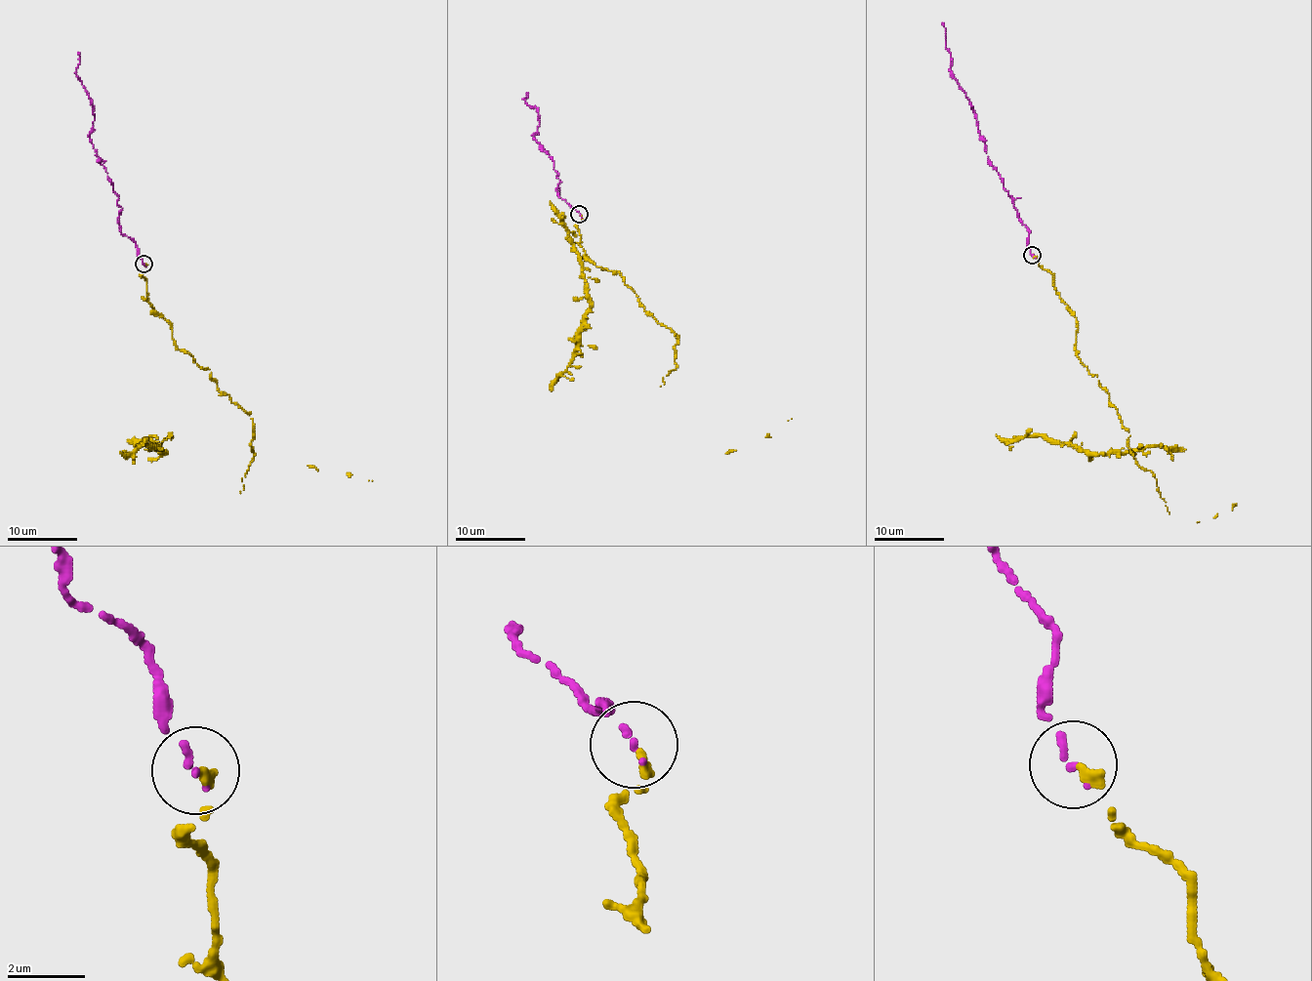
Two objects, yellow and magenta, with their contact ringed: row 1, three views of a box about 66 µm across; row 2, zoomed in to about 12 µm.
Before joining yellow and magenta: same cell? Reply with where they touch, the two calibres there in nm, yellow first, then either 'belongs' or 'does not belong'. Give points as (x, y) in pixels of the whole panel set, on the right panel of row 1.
(1032, 255) | 260/200 nm | belongs

